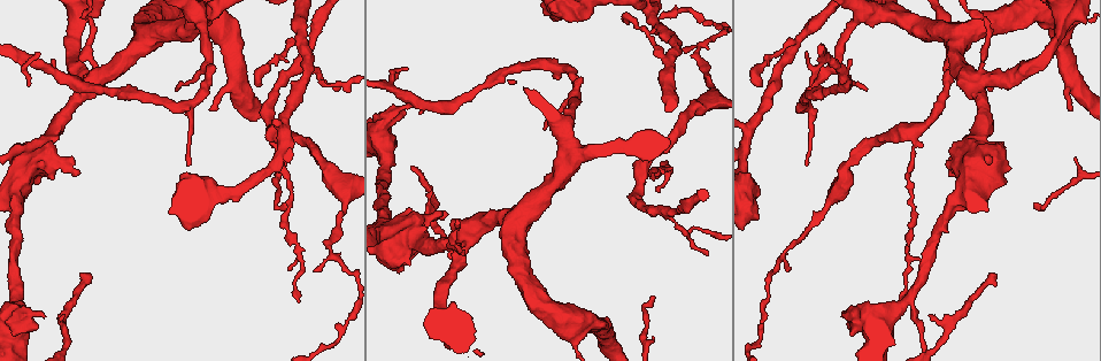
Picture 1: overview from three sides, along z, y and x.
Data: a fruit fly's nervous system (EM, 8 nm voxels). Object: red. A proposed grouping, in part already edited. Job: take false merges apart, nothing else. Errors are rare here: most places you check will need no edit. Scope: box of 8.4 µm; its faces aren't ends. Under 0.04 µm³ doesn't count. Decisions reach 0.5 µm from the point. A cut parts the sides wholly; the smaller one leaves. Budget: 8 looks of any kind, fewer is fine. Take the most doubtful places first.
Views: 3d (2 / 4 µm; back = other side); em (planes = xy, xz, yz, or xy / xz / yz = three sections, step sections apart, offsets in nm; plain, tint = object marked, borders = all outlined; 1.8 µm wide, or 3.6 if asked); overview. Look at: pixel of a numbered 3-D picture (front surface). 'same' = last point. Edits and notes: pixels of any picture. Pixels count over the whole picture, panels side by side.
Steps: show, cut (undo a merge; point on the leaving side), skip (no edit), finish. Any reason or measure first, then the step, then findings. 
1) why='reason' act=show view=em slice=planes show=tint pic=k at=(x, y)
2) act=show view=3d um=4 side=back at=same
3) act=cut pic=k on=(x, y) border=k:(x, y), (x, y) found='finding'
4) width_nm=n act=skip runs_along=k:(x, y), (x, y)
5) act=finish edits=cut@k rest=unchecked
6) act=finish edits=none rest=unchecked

why='sudden change in width' act=show view=3d um=4 side=back pic=1 at=(979, 79)

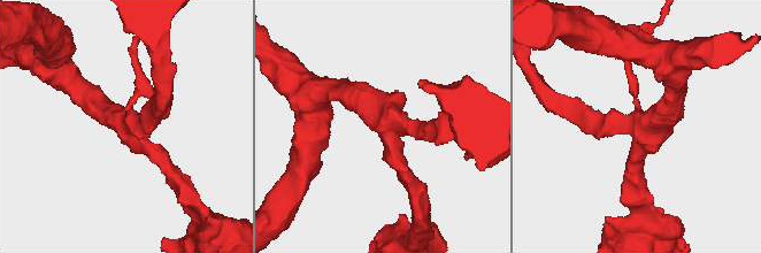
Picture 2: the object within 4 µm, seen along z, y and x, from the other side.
why='shape alone is not enough' act=show view=em slice=planes show=tint pic=2 at=(636, 123)

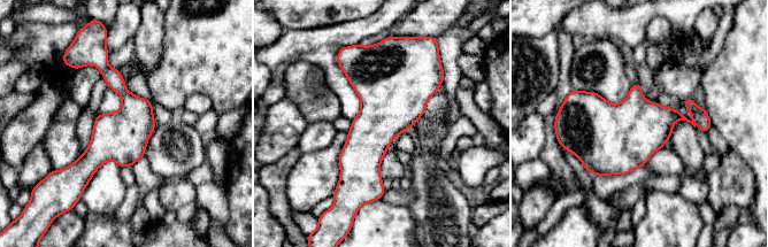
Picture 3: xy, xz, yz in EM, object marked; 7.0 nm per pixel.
width_nm=360 act=skip found='continuous, no second neuron'

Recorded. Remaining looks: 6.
why='three-way junction' act=show view=em slice=xy step=8 show=tint pic=1 at=(895, 308)

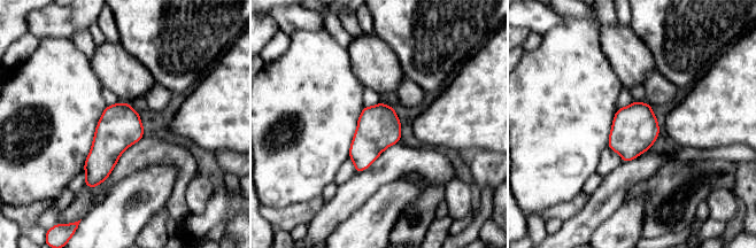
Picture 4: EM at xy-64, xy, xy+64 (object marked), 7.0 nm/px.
act=skip found='one neuron here'

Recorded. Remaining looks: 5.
why='abrupt turn' act=show view=3d um=2 pic=1 at=(909, 133)

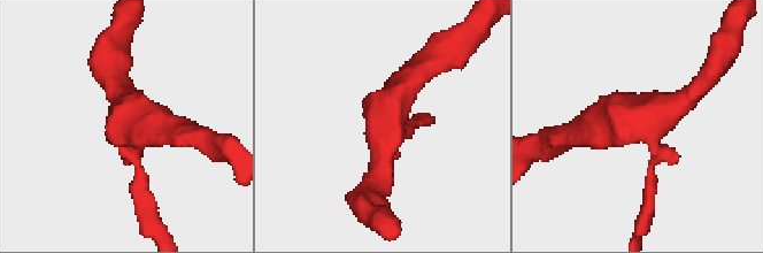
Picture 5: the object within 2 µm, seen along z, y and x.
why='shape alone is not enough' act=show view=em slice=planes show=tint pic=5 at=(124, 122)

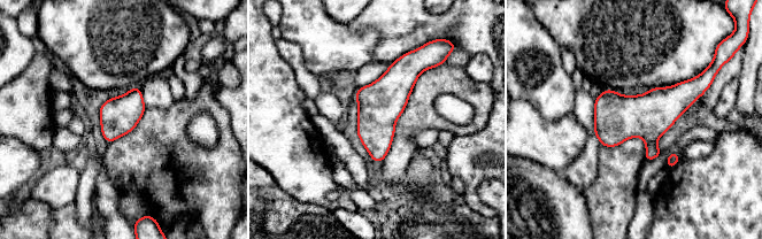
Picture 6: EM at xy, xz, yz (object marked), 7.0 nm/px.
width_nm=260 act=skip found='one neuron here'

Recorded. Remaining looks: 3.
act=finish edits=none rest=unchecked

